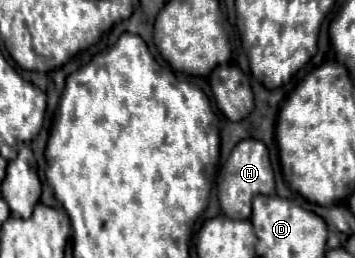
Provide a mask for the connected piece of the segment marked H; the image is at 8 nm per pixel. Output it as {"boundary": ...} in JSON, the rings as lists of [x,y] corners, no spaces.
{"boundary":[[[242,140],[236,144],[218,176],[218,200],[222,212],[228,218],[250,218],[254,194],[274,194],[274,172],[268,158],[268,150],[260,140]]]}

